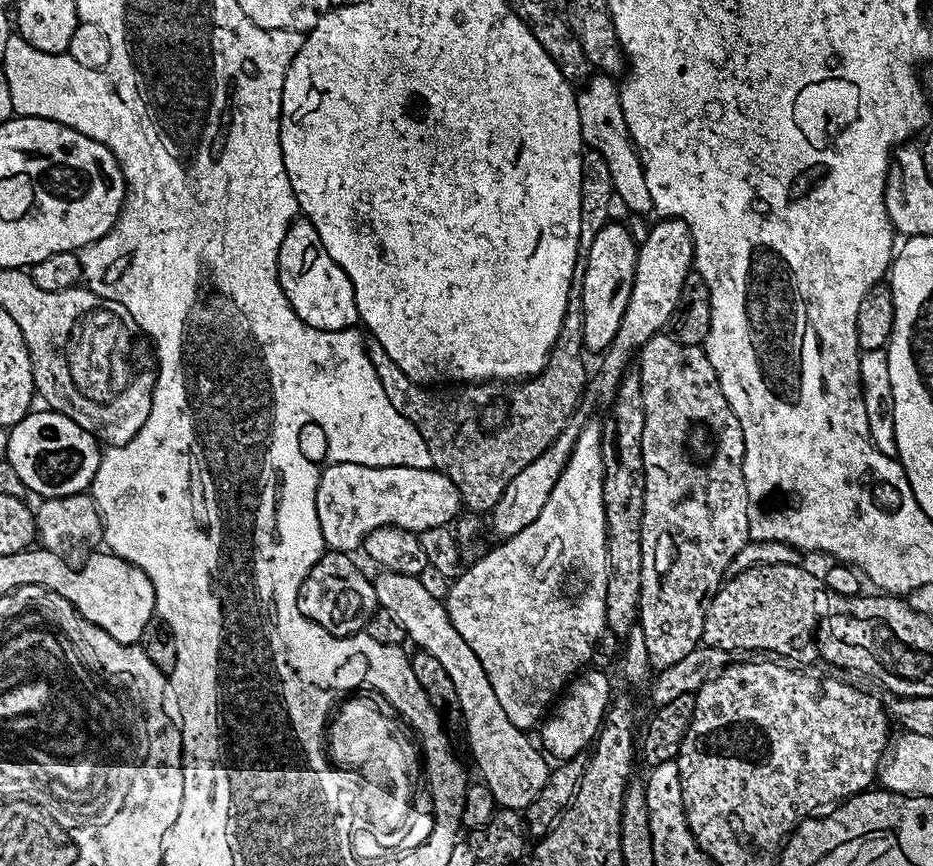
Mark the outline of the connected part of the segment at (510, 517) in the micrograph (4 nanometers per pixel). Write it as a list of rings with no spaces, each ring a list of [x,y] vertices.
[[[568,423],[562,430],[562,434],[558,434],[556,441],[545,452],[538,454],[538,458],[534,458],[534,462],[530,462],[526,470],[521,470],[516,477],[510,478],[510,486],[502,490],[502,498],[498,498],[490,513],[492,532],[500,536],[496,538],[507,538],[526,530],[526,526],[530,526],[530,522],[534,522],[534,518],[542,514],[542,506],[546,506],[546,498],[550,498],[550,490],[554,490],[554,482],[558,482],[570,458],[572,448],[576,445],[577,431],[575,423]]]

